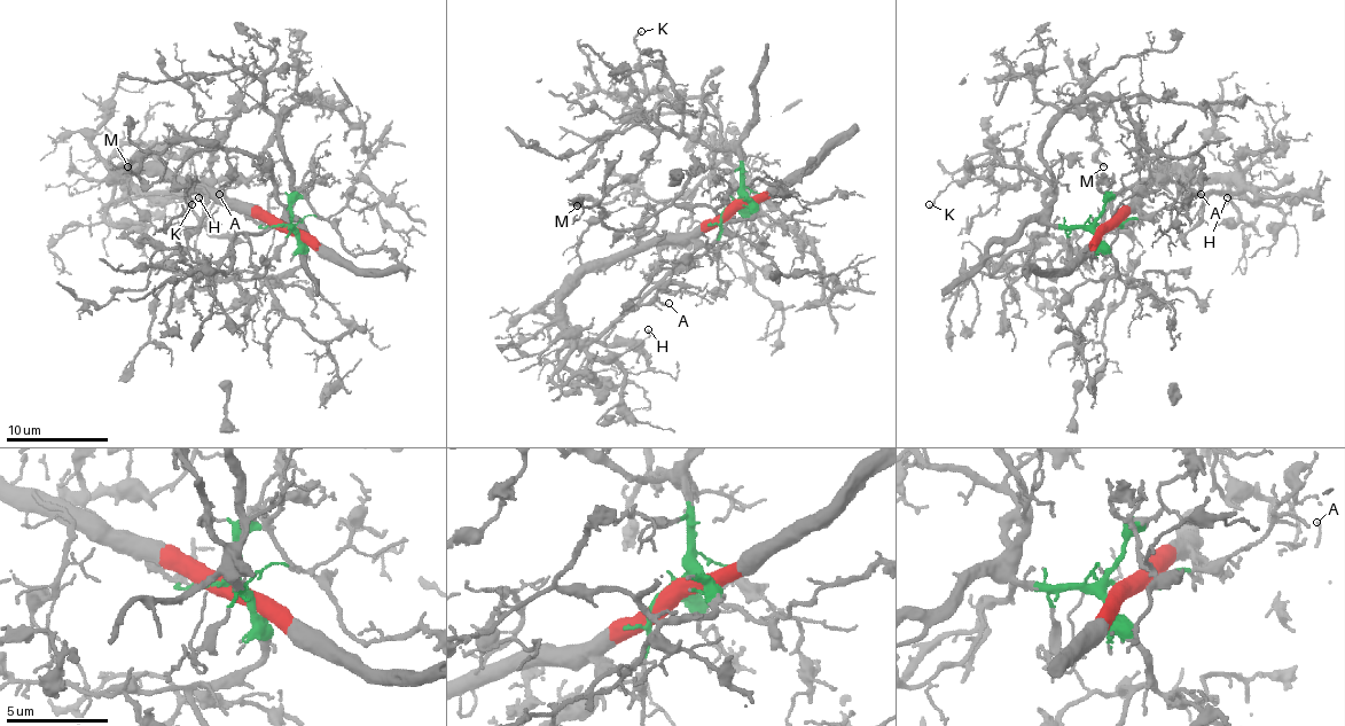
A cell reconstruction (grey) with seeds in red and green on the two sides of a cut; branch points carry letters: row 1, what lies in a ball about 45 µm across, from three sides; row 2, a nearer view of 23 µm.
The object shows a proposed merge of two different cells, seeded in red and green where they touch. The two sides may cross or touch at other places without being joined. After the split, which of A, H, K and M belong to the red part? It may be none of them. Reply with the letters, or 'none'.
A, H

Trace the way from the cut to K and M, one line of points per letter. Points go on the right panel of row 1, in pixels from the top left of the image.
K: (1101, 226), (1054, 226), (1044, 200), (1049, 185), (995, 154), (1010, 149), (1018, 179), (952, 182), (929, 205)
M: (1101, 226), (1049, 220), (1054, 174), (1041, 139), (1064, 110), (1097, 120), (1091, 139), (1103, 166)

